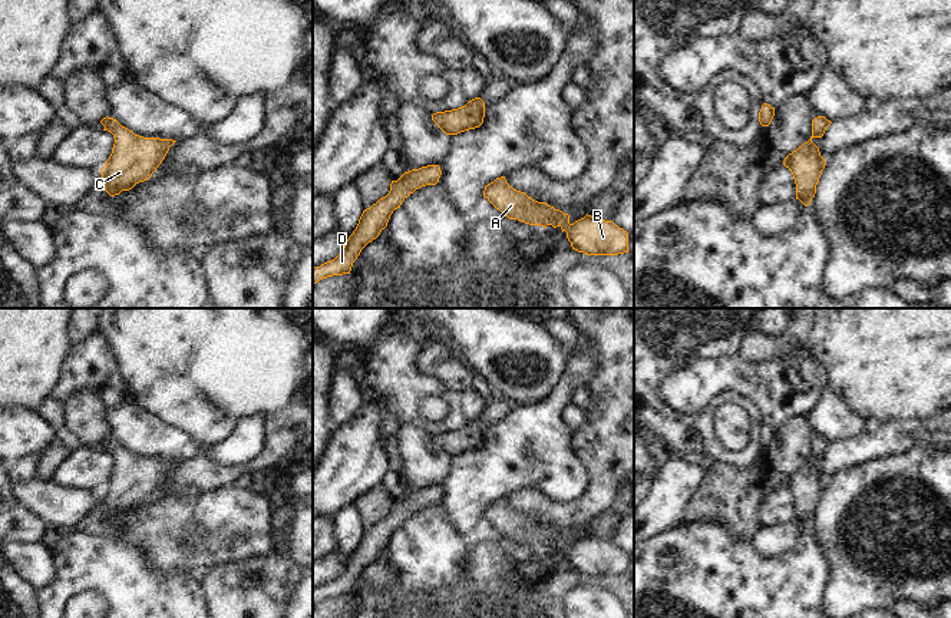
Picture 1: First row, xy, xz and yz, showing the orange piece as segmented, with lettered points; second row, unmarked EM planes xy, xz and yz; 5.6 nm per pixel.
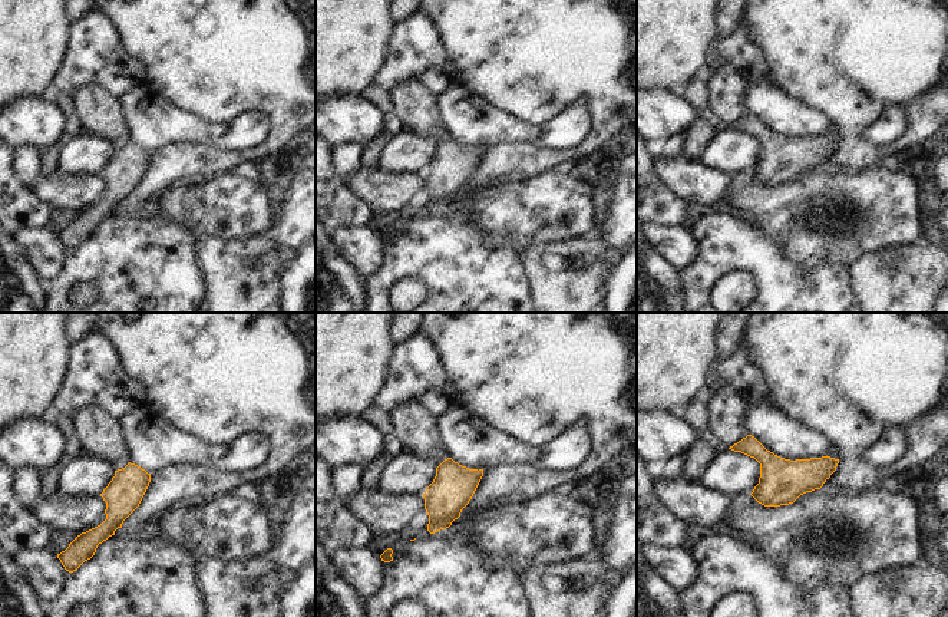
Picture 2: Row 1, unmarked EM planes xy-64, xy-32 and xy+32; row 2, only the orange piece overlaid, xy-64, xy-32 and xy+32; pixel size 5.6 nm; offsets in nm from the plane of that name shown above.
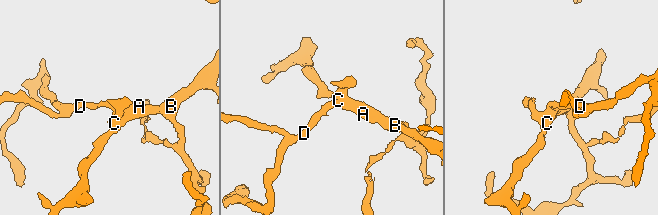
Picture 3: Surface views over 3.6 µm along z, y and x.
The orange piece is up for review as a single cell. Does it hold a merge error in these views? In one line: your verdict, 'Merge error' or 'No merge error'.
No merge error.

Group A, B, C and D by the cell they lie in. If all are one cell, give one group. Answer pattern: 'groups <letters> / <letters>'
groups A B C D

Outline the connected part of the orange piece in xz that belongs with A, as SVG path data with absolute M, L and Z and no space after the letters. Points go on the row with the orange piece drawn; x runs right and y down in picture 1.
M505 176L488 184L483 196L509 219L518 219L529 225L547 228L559 227L567 232L572 249L587 255L618 255L628 252L628 232L600 217L585 215L569 222L569 215L548 205L538 202L525 192L514 189Z

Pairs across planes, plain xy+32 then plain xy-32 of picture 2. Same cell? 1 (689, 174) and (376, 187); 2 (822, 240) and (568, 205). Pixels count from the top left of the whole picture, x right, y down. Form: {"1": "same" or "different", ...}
{"1": "same", "2": "same"}

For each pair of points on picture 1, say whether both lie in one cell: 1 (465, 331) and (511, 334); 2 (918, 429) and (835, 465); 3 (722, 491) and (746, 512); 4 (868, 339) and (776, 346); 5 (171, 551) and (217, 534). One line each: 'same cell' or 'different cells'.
1: same cell
2: same cell
3: same cell
4: same cell
5: same cell

